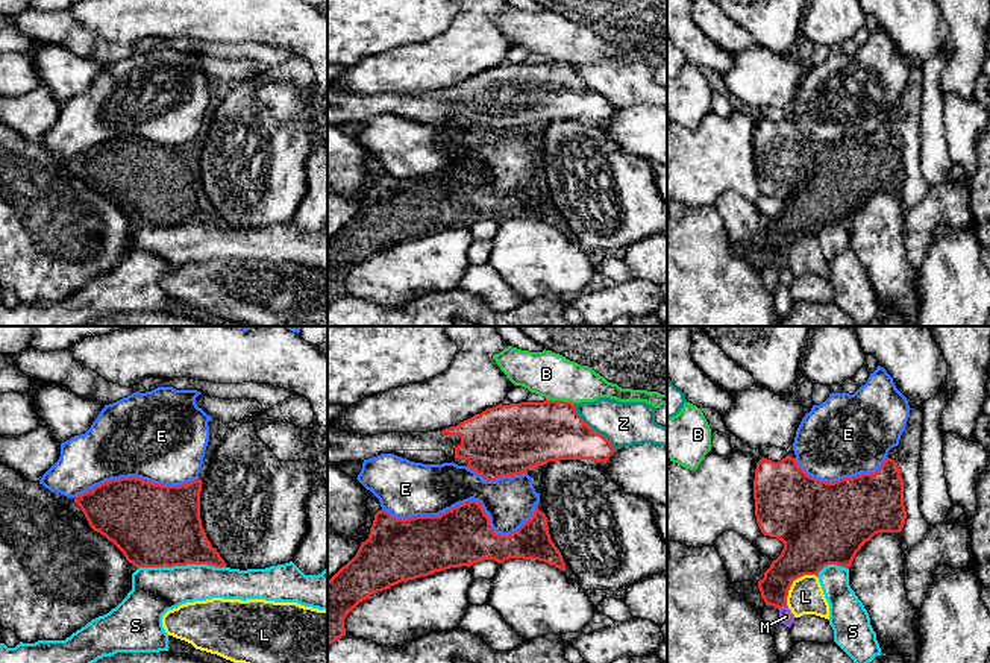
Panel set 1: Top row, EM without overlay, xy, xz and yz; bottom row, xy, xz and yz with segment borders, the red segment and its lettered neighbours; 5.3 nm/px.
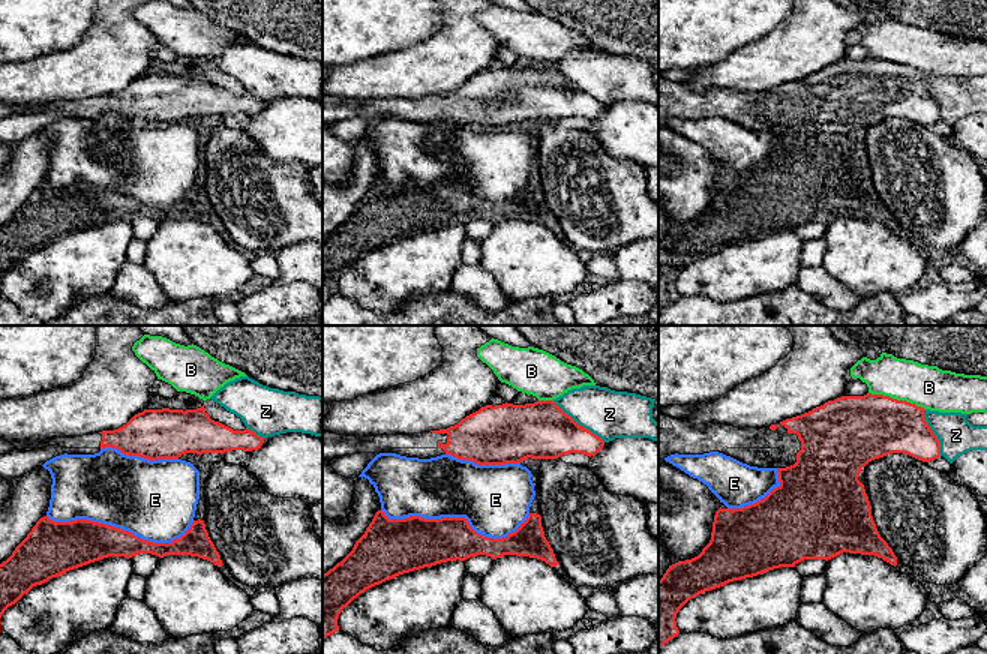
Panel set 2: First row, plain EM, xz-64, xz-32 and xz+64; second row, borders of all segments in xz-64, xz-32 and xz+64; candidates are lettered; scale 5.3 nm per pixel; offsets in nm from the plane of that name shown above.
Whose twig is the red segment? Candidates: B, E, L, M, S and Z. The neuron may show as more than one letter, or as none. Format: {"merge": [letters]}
{"merge": []}

